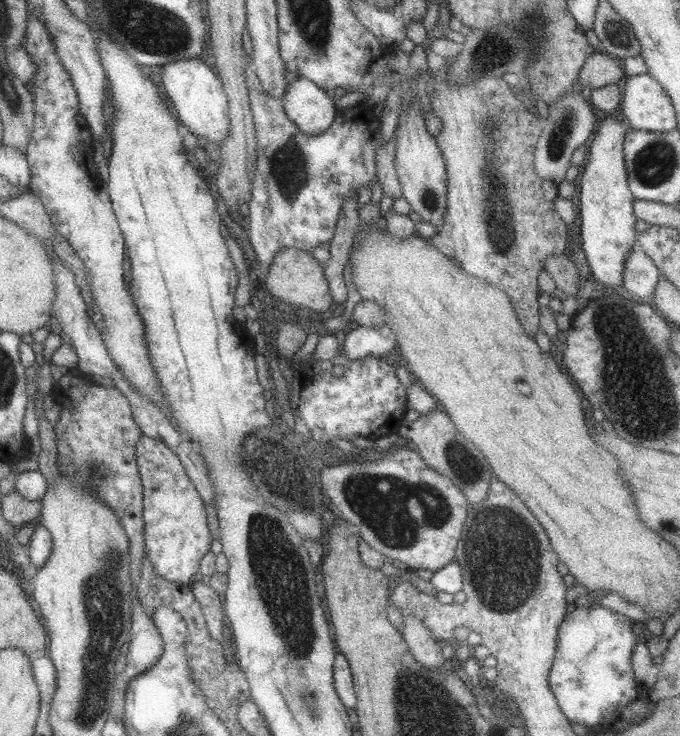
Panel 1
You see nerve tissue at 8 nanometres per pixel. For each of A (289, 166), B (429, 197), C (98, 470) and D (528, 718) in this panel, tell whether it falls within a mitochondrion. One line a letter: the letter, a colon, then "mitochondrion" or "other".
A: mitochondrion
B: mitochondrion
C: mitochondrion
D: other

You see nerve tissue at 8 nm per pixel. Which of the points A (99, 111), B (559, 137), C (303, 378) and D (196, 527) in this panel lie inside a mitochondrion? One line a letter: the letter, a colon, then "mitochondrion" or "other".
A: other
B: mitochondrion
C: other
D: other

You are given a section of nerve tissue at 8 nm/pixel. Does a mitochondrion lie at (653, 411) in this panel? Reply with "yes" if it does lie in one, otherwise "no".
yes

